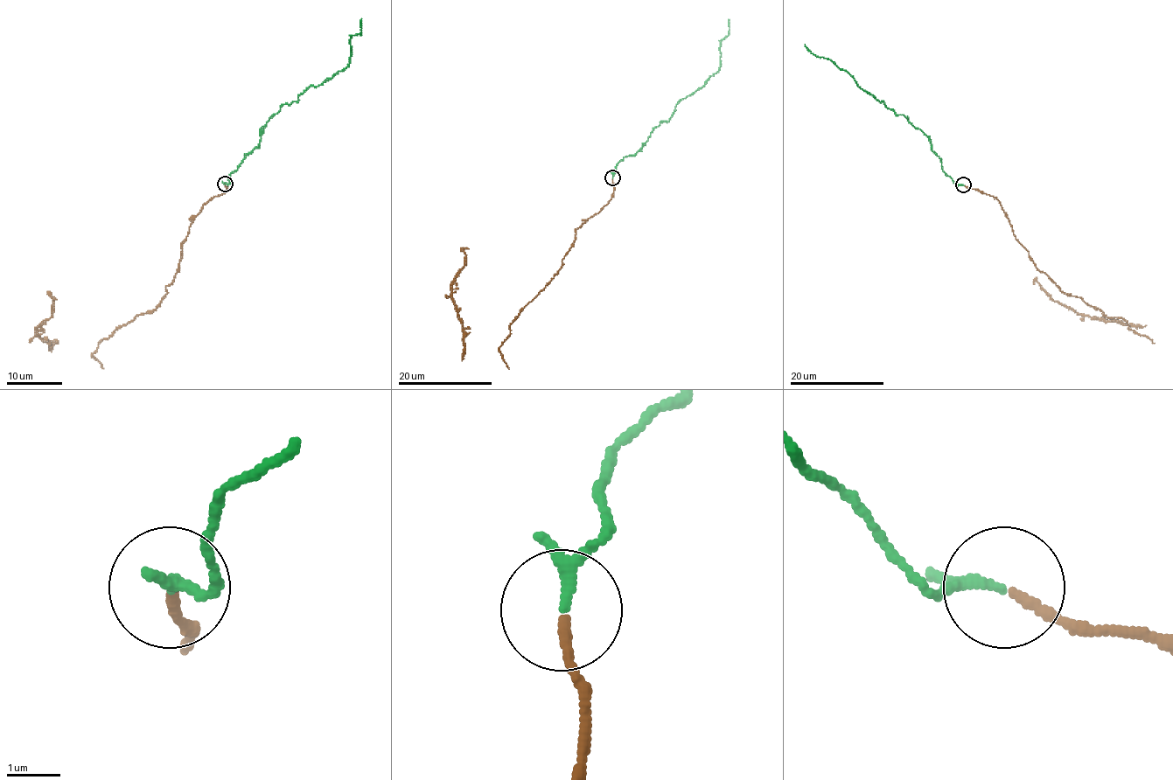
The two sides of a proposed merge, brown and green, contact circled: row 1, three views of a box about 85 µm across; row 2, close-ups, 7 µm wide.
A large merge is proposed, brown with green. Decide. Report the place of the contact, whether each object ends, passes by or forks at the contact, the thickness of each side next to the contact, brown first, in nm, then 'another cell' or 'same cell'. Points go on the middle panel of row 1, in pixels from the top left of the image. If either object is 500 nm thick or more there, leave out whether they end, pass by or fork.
place (612, 177); brown ends; green passes by; calibres 180 and 160 nm; same cell

